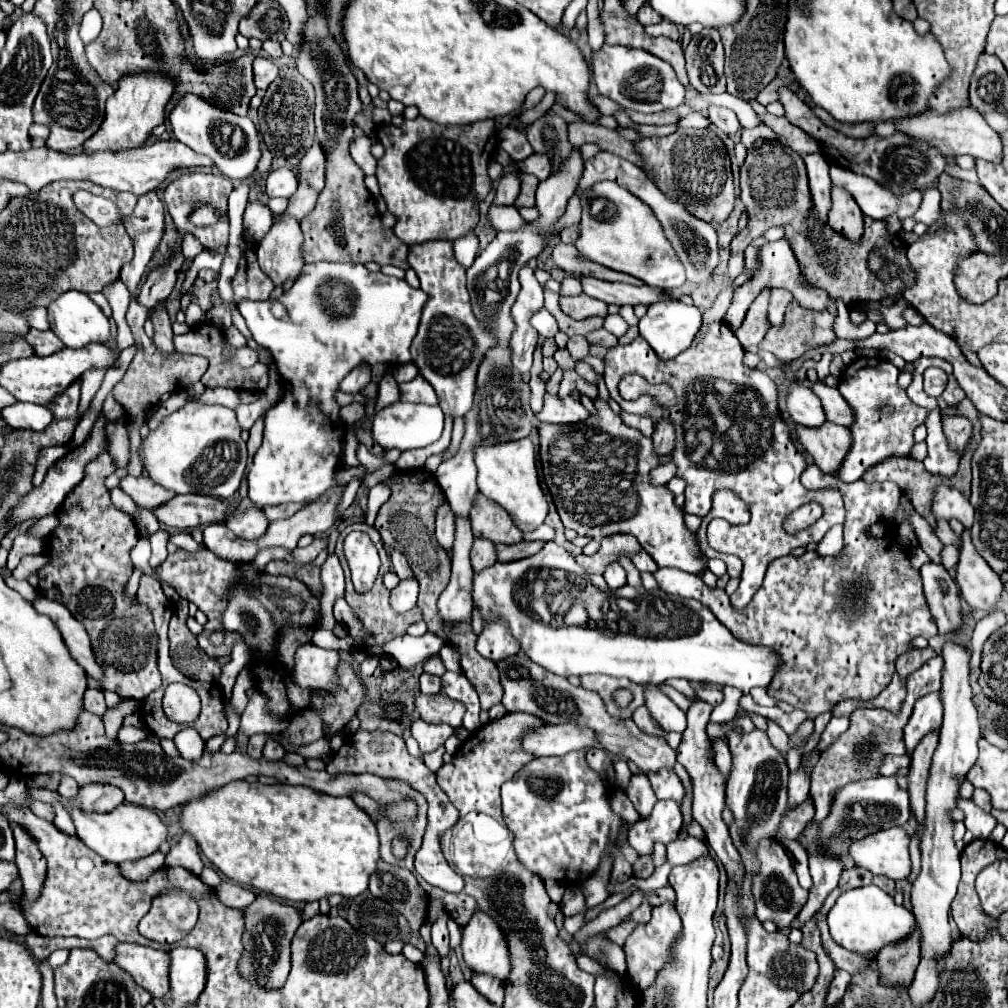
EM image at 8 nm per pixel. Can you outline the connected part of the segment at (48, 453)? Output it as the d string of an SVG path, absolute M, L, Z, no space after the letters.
M53 446L53 448L41 450L41 454L37 458L37 472L33 474L33 484L39 486L43 482L43 478L45 478L45 474L47 474L47 470L55 464L55 460L63 458L67 452L69 452L67 446Z

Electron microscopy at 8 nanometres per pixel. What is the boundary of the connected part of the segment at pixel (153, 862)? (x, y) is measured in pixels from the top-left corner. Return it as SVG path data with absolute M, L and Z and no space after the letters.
M155 852L143 860L137 860L137 862L125 862L125 864L119 864L119 872L123 878L131 880L131 882L141 882L141 880L147 880L153 872L161 870L165 864L165 856L161 852Z

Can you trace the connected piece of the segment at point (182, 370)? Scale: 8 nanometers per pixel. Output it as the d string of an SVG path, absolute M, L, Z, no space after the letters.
M131 298L129 310L127 310L127 322L131 326L131 332L135 336L135 342L137 342L139 350L137 350L133 362L129 364L125 376L121 378L121 382L117 382L115 388L113 388L115 402L119 402L123 406L123 410L127 412L127 416L133 422L129 426L129 464L127 464L127 472L131 476L141 476L141 470L143 470L137 450L139 450L139 444L141 444L139 428L145 424L147 412L159 404L159 400L161 400L161 396L165 392L177 392L177 390L189 388L191 384L199 382L201 376L207 370L207 360L201 358L201 356L187 356L187 354L179 354L179 352L164 354L161 350L157 350L155 344L153 344L153 340L143 330L143 324L145 324L149 312L151 310L147 306L141 306L135 298Z

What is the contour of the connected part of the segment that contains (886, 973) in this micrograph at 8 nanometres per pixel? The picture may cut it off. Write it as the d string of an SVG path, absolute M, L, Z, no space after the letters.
M915 928L909 938L883 948L877 956L881 984L893 988L907 988L913 982L919 964L919 930Z

